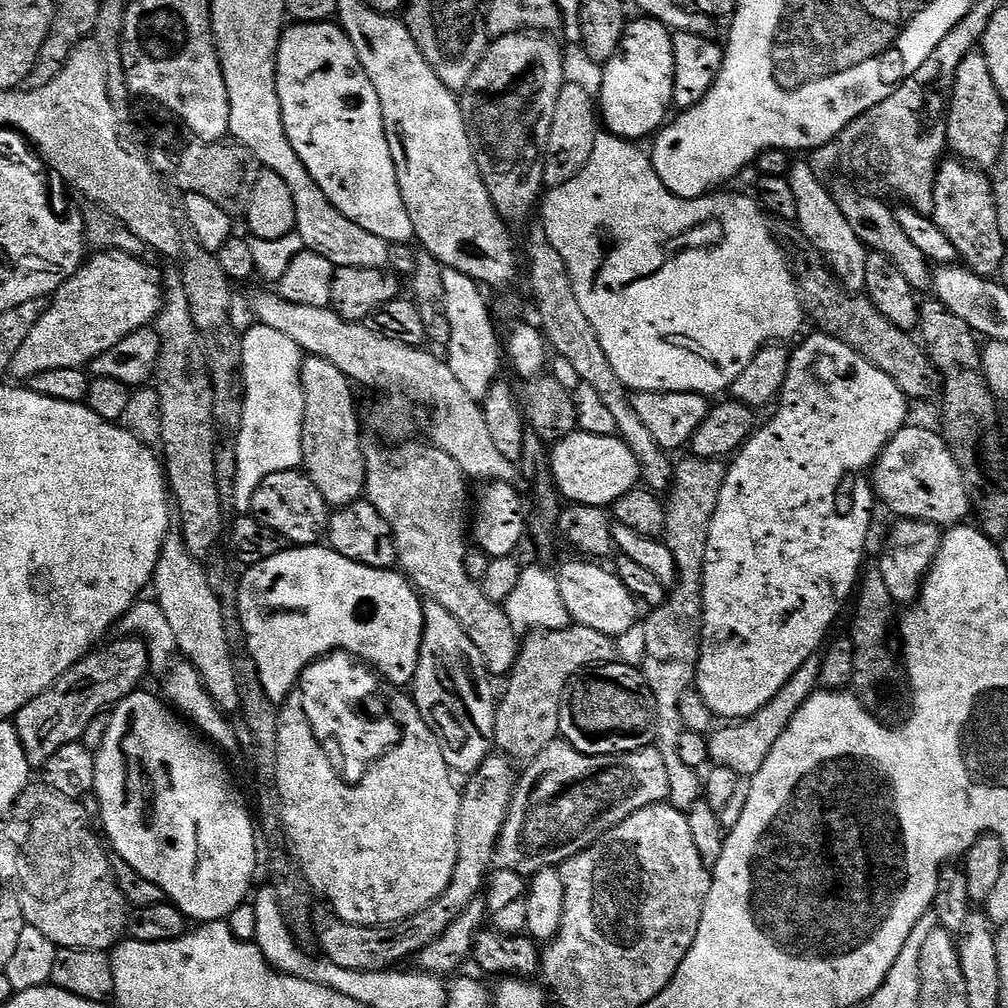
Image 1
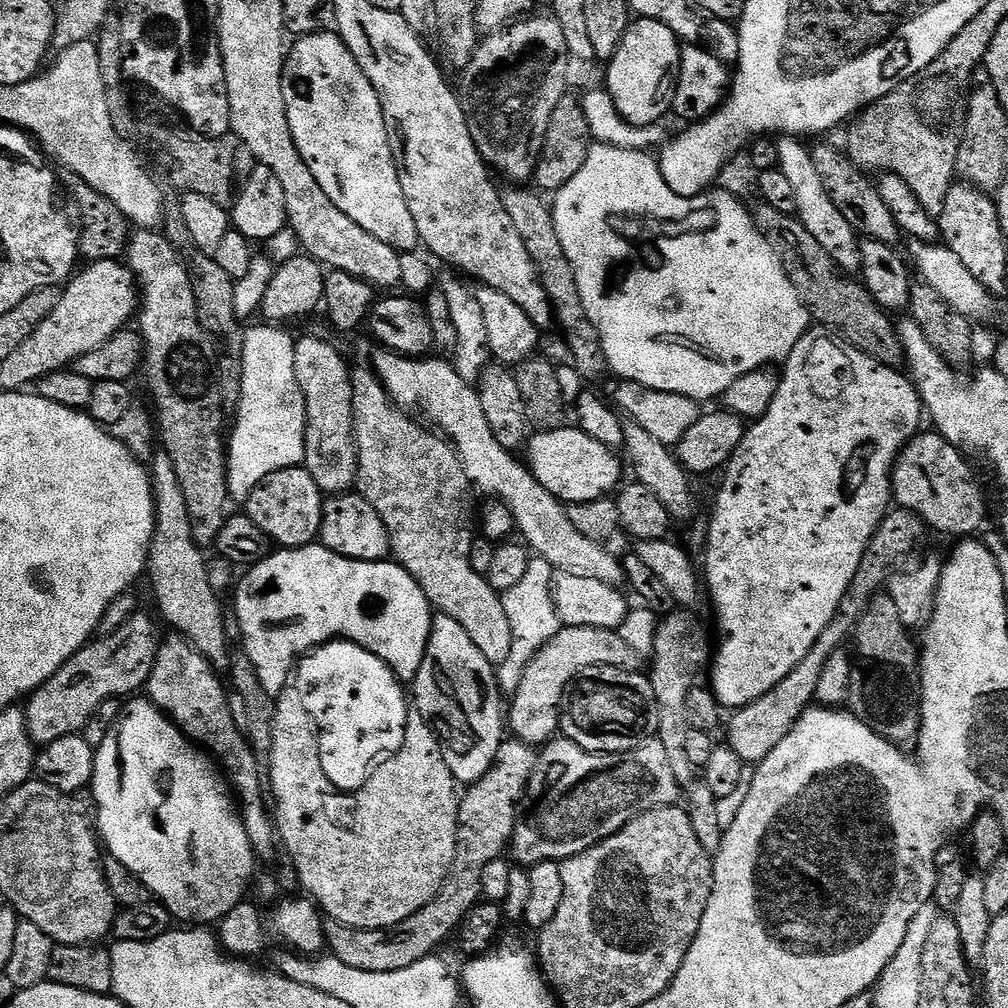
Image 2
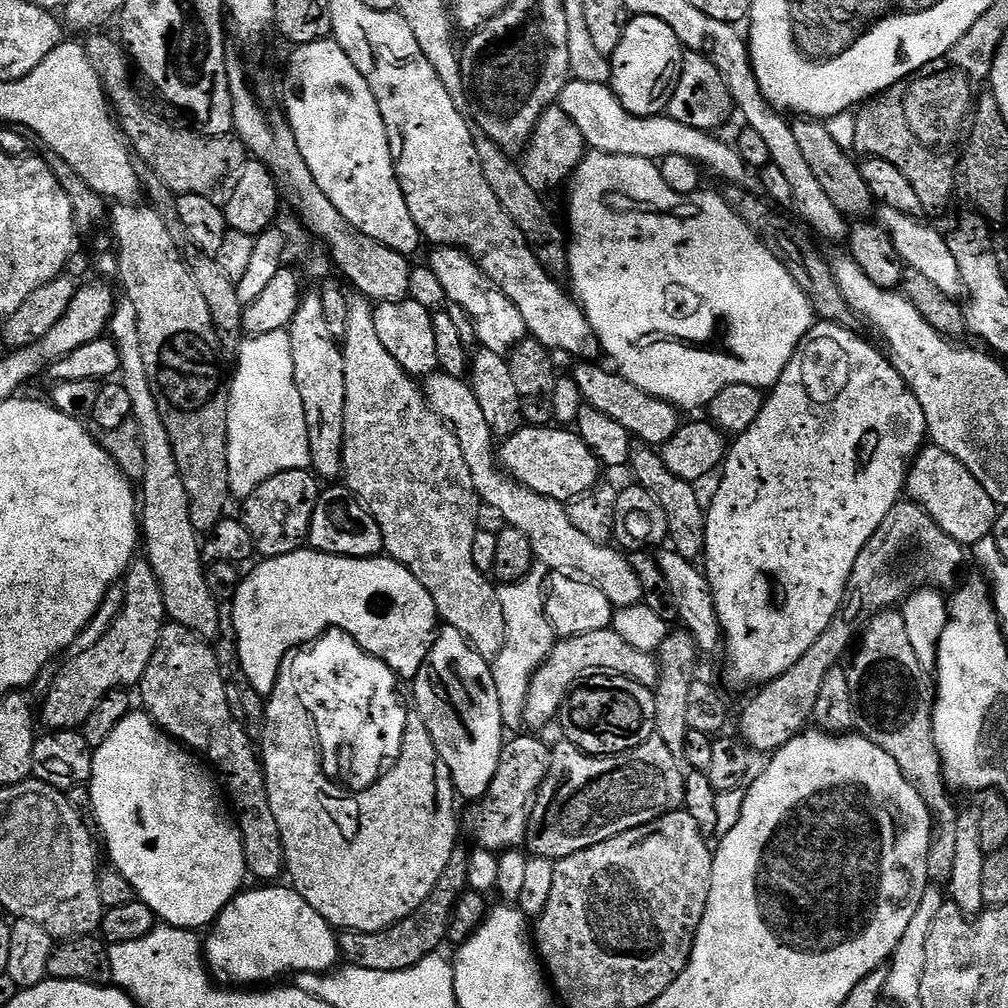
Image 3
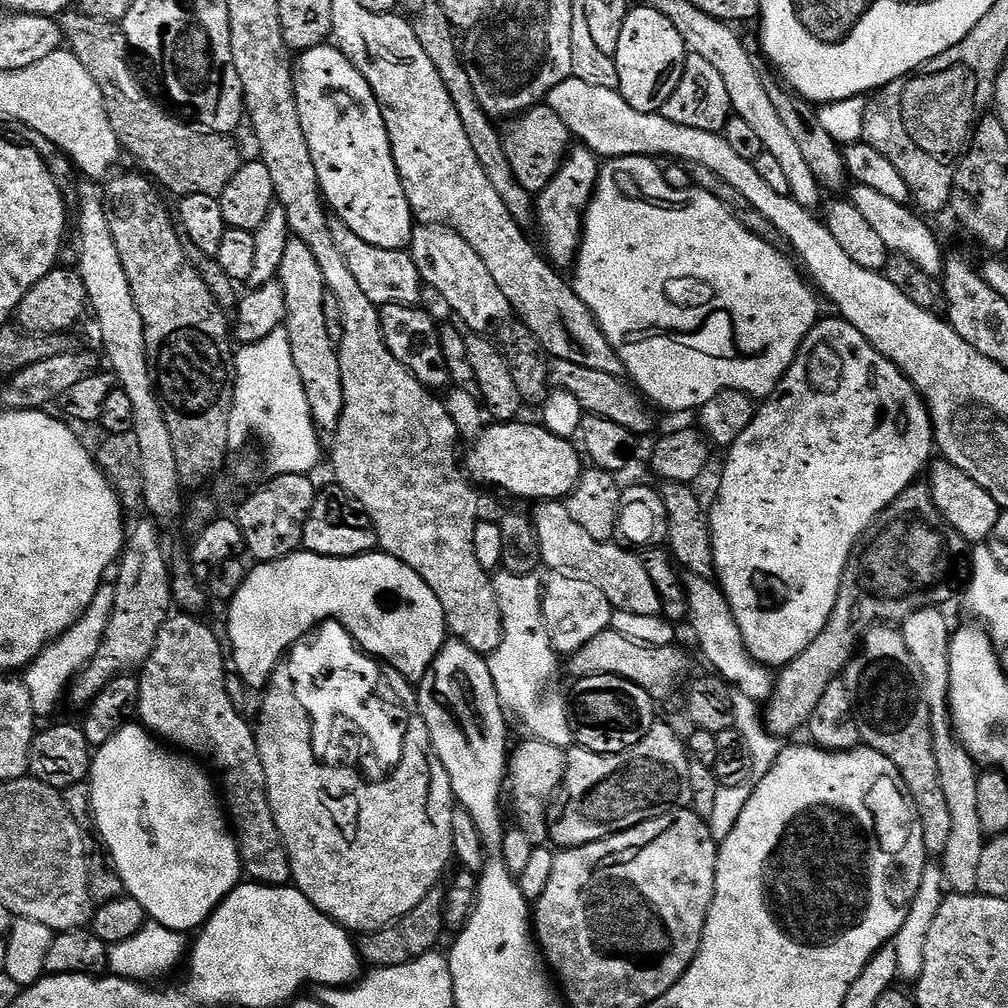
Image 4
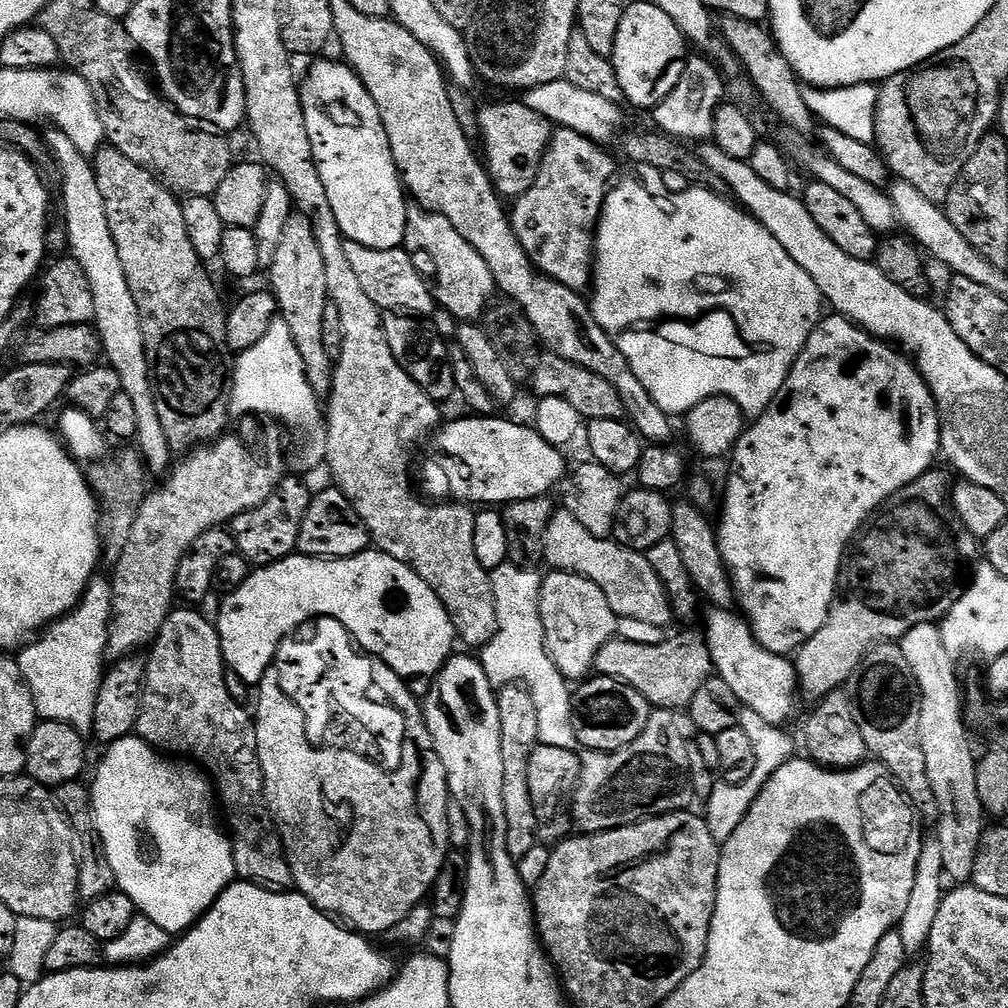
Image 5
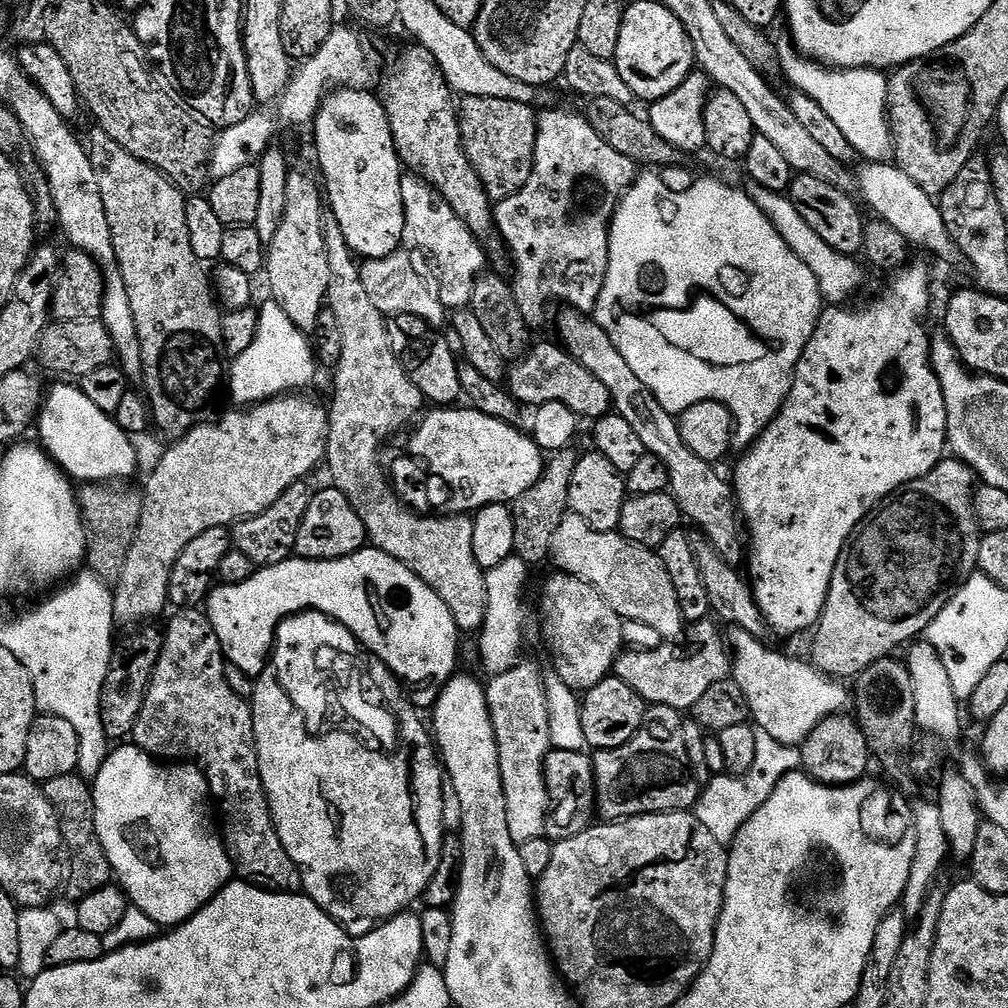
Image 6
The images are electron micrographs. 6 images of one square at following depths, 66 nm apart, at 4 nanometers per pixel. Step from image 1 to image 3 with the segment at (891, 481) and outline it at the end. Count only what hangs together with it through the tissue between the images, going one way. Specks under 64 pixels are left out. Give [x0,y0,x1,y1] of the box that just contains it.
[906,446,997,546]

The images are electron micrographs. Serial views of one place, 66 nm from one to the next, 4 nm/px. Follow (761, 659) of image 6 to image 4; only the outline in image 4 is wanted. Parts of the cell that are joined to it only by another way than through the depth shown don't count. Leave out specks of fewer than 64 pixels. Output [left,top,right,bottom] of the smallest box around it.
[683,575,774,702]

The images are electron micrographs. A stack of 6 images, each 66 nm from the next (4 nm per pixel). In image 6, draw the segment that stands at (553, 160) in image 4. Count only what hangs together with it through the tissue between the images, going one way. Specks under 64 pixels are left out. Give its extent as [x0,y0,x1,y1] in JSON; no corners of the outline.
[458,96,537,202]

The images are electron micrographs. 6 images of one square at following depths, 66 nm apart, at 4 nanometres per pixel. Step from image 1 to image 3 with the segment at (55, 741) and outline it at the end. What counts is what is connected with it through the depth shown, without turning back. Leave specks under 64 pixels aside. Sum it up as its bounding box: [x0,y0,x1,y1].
[38,559,166,732]

